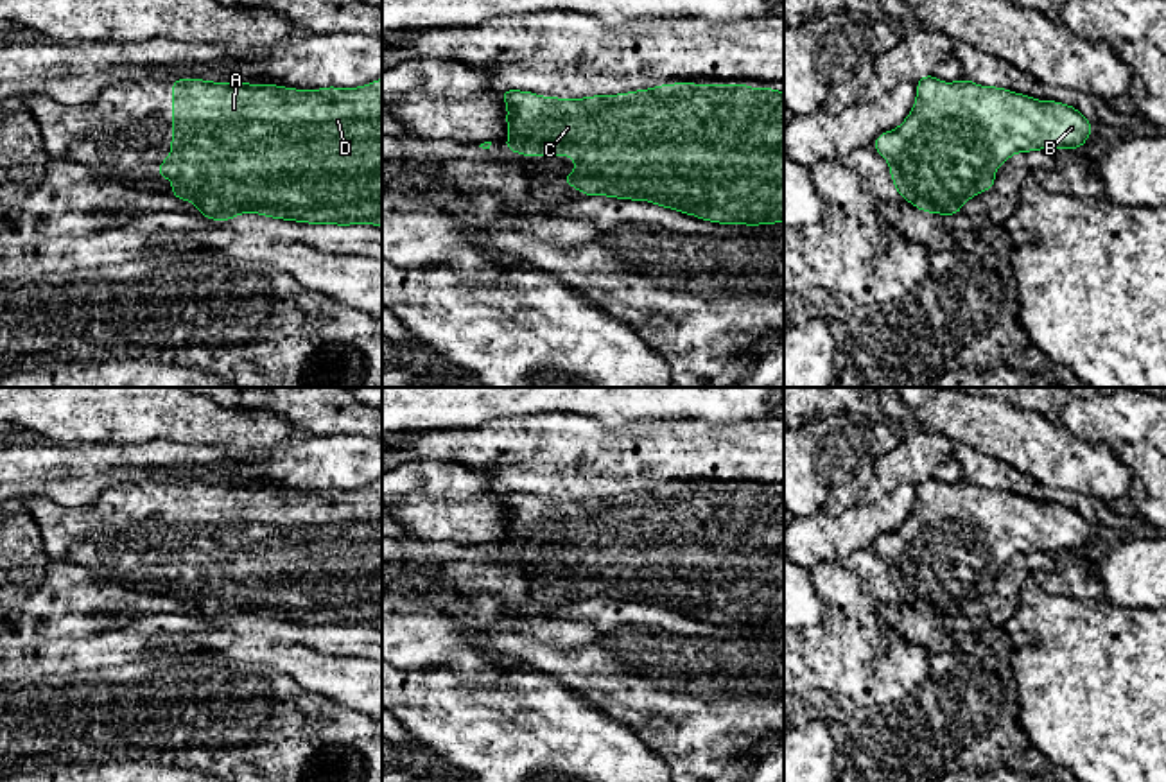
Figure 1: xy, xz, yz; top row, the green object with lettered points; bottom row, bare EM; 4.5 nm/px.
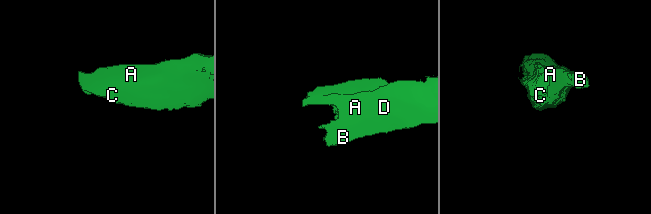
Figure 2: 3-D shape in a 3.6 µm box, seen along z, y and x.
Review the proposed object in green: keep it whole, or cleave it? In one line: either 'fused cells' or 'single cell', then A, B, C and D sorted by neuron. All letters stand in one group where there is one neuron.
single cell; groups A B C D

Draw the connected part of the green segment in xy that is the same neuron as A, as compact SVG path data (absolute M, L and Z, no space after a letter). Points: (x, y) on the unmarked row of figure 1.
M382 481L359 490L296 491L278 486L172 482L172 556L158 578L172 583L170 597L197 606L210 622L239 615L309 626L382 628Z

